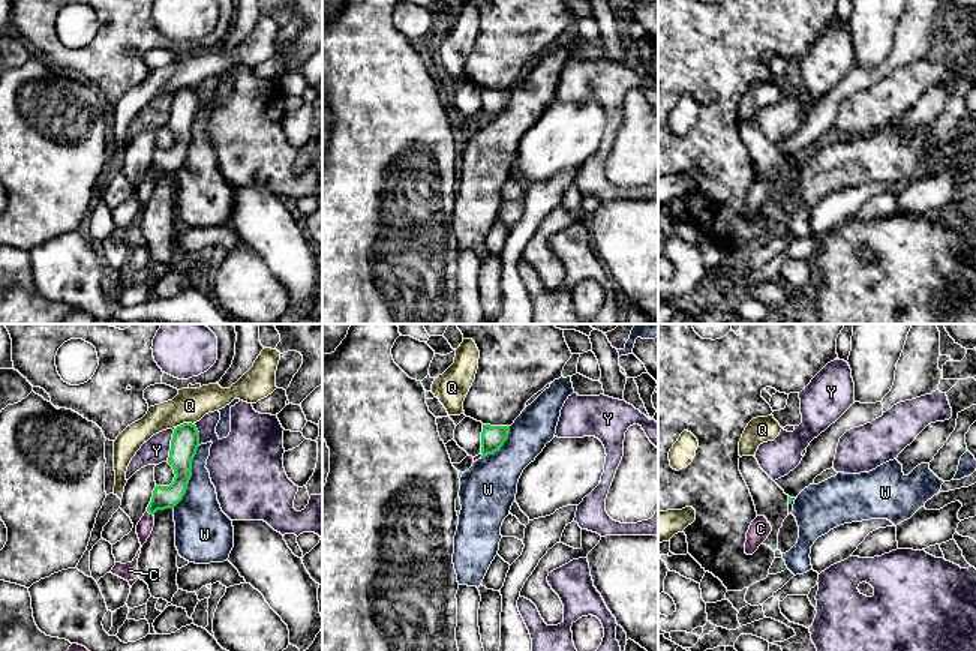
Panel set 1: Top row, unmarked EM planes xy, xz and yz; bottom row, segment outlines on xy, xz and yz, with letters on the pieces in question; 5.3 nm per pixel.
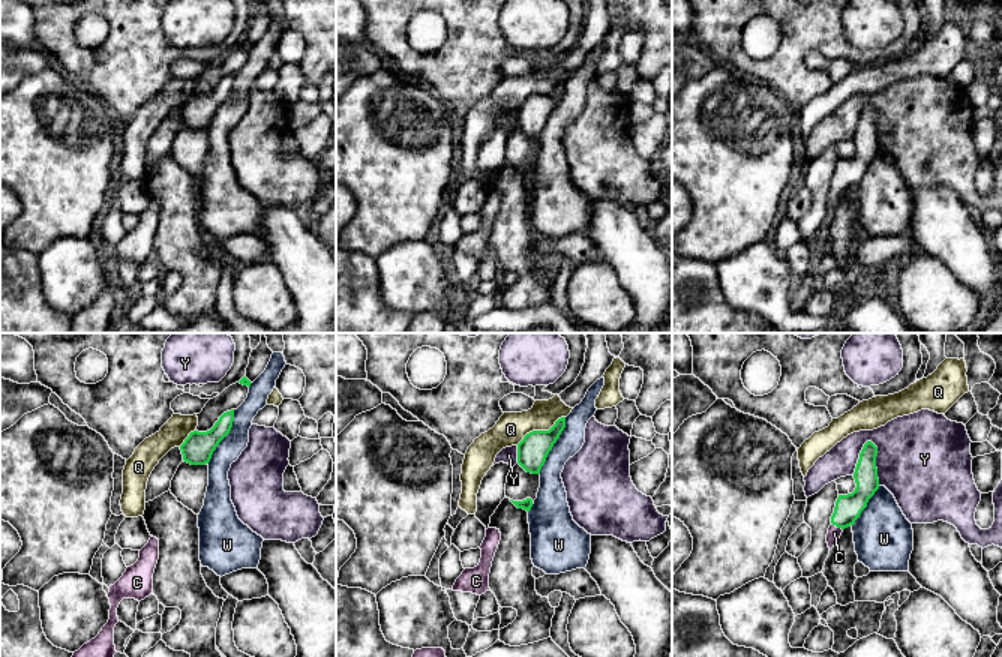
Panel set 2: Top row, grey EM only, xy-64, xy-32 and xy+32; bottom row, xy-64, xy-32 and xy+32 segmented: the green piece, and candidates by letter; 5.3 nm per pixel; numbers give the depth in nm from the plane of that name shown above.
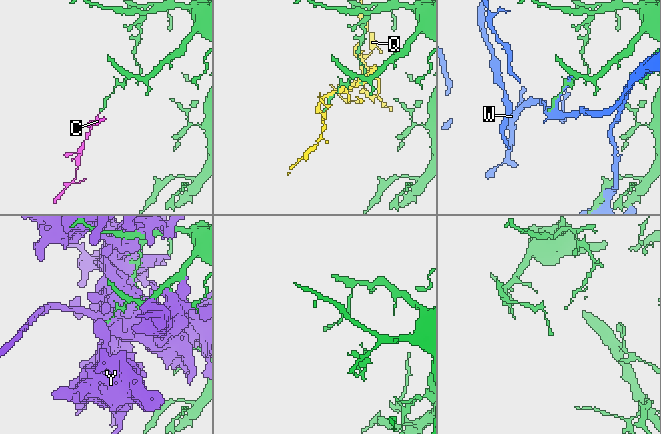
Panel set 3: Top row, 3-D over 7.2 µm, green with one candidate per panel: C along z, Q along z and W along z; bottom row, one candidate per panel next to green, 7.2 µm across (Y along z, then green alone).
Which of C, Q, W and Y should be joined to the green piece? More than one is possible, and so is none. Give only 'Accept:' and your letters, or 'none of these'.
Accept: C

